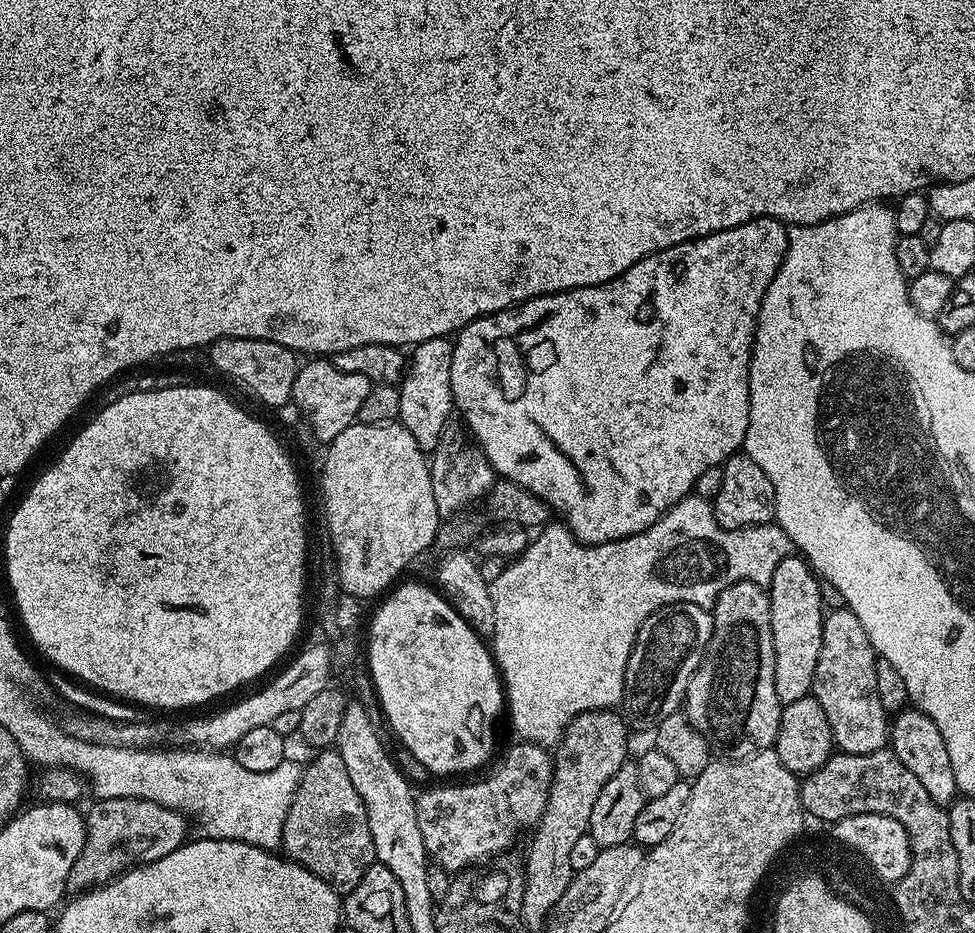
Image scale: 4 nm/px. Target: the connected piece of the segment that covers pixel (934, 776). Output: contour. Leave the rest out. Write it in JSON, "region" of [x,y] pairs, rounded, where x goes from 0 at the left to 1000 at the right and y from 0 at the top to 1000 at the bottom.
{"region":[[[938,757],[928,758],[926,761],[918,764],[913,772],[913,804],[946,838],[950,846],[950,851],[958,855],[958,860],[969,864],[982,856],[983,846],[981,835],[978,834],[978,821],[974,821],[974,808],[970,805],[970,794],[967,793],[962,778],[950,770]]]}

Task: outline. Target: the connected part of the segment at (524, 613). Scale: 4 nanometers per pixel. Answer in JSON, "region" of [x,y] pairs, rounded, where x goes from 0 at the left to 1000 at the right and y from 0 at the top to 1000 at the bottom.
{"region":[[[713,529],[695,537],[678,557],[671,559],[671,564],[649,574],[621,583],[598,583],[596,579],[592,579],[591,573],[584,566],[578,565],[577,561],[563,559],[559,562],[543,578],[541,589],[524,602],[518,603],[515,615],[503,627],[507,645],[507,671],[503,683],[503,695],[507,700],[507,706],[515,726],[515,736],[519,743],[519,767],[525,771],[525,780],[533,788],[530,790],[537,795],[554,794],[559,802],[569,803],[574,792],[578,790],[583,775],[590,767],[596,767],[599,763],[616,762],[617,755],[607,750],[607,737],[619,737],[618,758],[624,761],[631,760],[634,755],[634,740],[639,738],[640,735],[642,714],[652,687],[652,681],[658,667],[663,667],[663,662],[667,662],[667,658],[671,658],[684,647],[715,647],[721,652],[729,653],[734,639],[741,637],[741,632],[745,632],[745,628],[753,628],[753,624],[768,622],[774,626],[787,628],[794,620],[794,611],[798,607],[798,602],[802,602],[809,592],[810,580],[799,562],[795,559],[778,562],[757,568],[743,566],[734,558],[734,552],[730,549],[730,540],[725,535]]]}

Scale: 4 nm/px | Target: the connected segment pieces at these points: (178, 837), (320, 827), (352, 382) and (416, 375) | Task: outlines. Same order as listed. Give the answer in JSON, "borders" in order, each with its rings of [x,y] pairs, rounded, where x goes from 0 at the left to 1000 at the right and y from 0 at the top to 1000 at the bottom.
{"borders":[[[[112,853],[99,856],[97,861],[86,875],[88,902],[84,907],[84,915],[80,915],[80,924],[76,924],[76,932],[72,932],[71,953],[101,952],[141,926],[153,926],[162,920],[170,920],[170,915],[178,915],[178,911],[186,909],[194,899],[190,871],[157,857]]],[[[328,804],[323,807],[317,823],[311,824],[308,841],[302,851],[302,860],[293,872],[293,885],[289,890],[289,913],[294,921],[309,926],[318,932],[330,945],[334,945],[347,958],[356,958],[371,945],[371,937],[386,921],[384,898],[379,898],[379,881],[375,877],[375,864],[363,847],[363,838],[359,838],[359,830],[355,830],[355,821],[348,806]]],[[[320,384],[317,390],[309,389],[304,395],[299,429],[308,438],[309,447],[316,450],[318,457],[329,469],[339,474],[351,465],[360,454],[366,453],[365,445],[371,439],[371,431],[375,422],[379,422],[382,408],[372,401],[355,401],[355,397],[347,397],[339,385]]],[[[450,360],[426,370],[421,377],[421,389],[417,391],[414,406],[410,408],[410,449],[416,461],[425,468],[425,474],[436,484],[442,487],[453,469],[453,461],[461,458],[459,445],[465,445],[466,430],[462,414],[462,384],[465,365]]]]}

